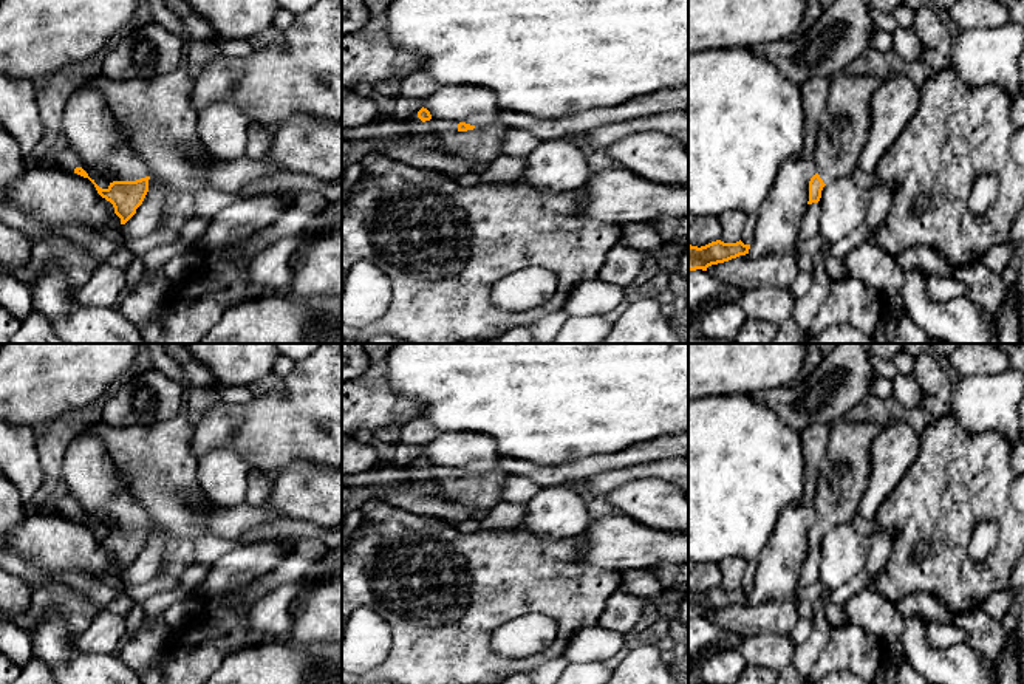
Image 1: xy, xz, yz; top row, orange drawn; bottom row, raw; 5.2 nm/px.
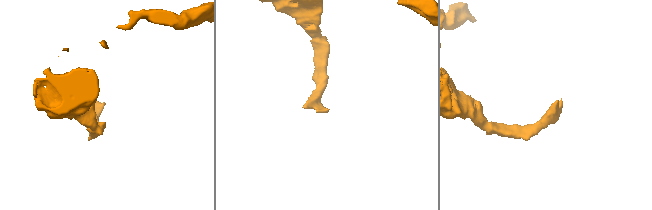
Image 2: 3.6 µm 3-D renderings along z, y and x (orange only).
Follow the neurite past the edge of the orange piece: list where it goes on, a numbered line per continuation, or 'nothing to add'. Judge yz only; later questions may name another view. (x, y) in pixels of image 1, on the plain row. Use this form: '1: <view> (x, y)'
1: yz (845, 472)

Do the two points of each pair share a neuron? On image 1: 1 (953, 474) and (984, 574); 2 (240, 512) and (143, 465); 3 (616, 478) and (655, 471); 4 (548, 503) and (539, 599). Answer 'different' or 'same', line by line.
1: same
2: same
3: same
4: different

